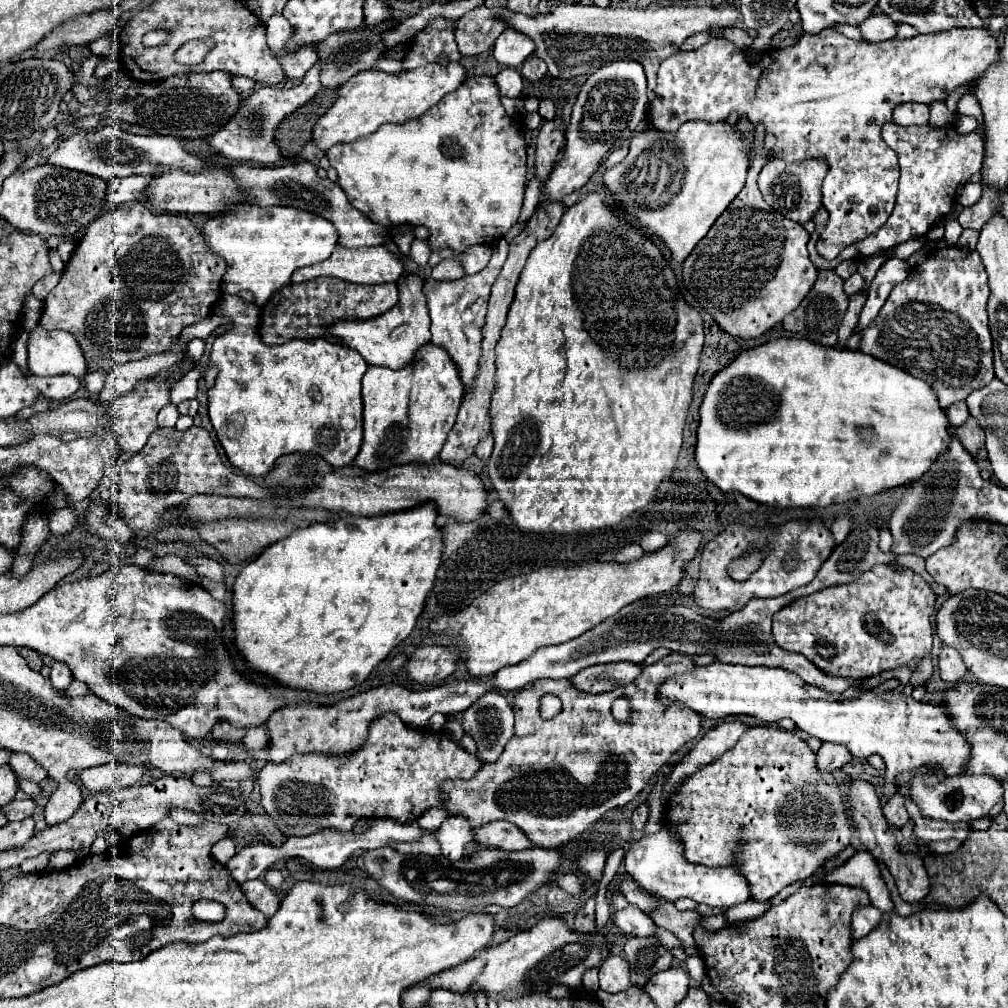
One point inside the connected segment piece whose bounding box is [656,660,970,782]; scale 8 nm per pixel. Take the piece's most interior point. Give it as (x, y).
(908, 734)

